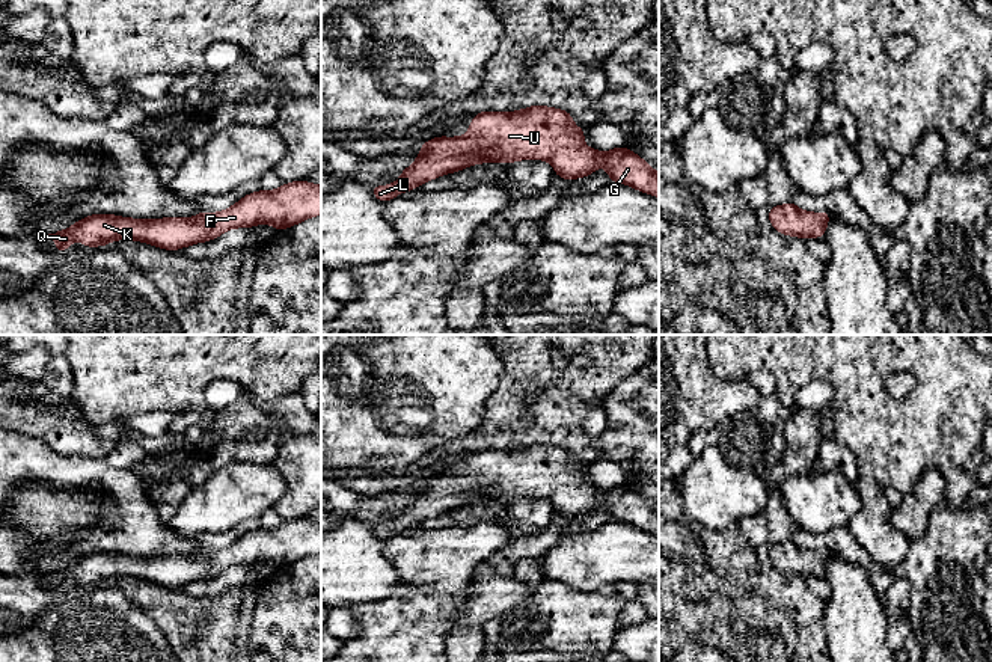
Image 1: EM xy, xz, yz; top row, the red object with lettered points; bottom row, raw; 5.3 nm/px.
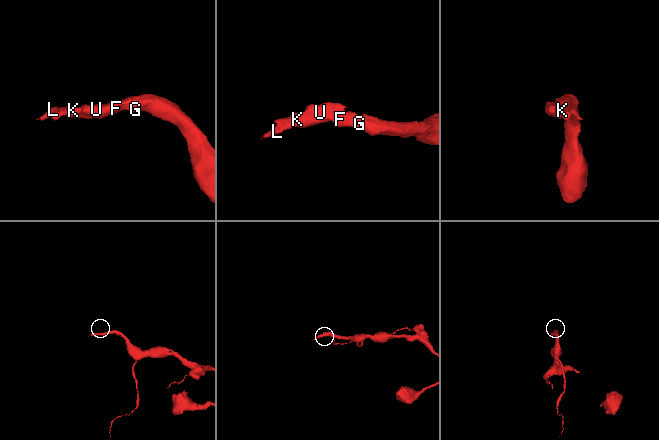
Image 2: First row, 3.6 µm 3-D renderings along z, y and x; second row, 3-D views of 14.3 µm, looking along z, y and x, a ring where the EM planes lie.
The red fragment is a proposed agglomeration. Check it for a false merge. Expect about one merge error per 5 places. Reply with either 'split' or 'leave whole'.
leave whole

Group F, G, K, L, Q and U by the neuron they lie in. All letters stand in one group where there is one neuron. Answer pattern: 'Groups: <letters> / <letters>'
Groups: F G K L Q U

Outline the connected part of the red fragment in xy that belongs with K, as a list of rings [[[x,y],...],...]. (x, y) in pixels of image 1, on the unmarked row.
[[[306,519],[283,522],[280,526],[246,532],[235,543],[214,552],[202,549],[190,556],[128,556],[112,552],[93,552],[65,569],[51,573],[60,591],[74,579],[86,585],[107,584],[113,578],[137,578],[176,588],[217,576],[232,565],[252,565],[268,561],[286,567],[321,552],[321,523]]]

